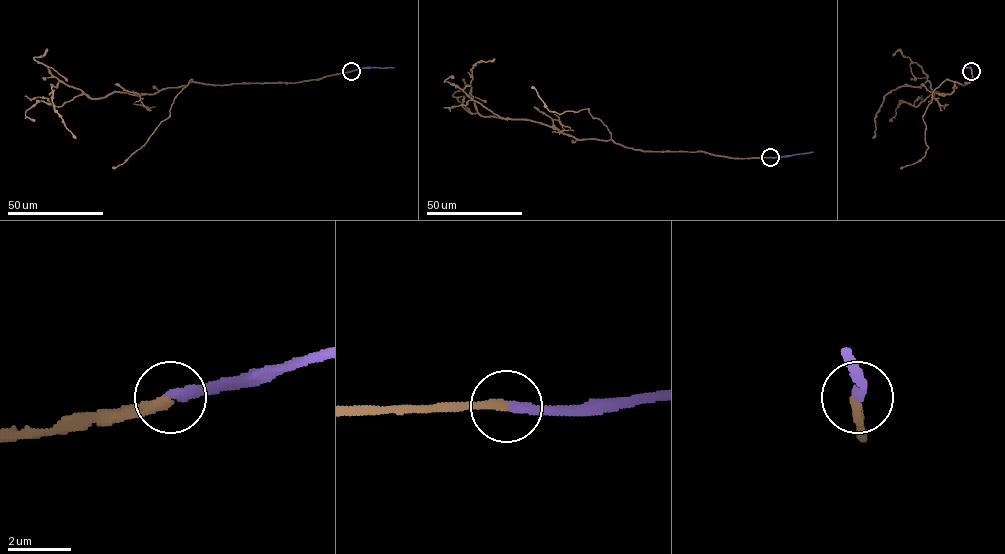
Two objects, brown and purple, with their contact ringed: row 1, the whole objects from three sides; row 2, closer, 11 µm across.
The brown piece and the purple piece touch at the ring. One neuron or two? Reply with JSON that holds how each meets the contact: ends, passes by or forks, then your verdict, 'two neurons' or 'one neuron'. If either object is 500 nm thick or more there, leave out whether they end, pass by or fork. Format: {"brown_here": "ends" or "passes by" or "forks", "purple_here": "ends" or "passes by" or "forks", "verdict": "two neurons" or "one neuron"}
{"brown_here": "ends", "purple_here": "ends", "verdict": "one neuron"}

